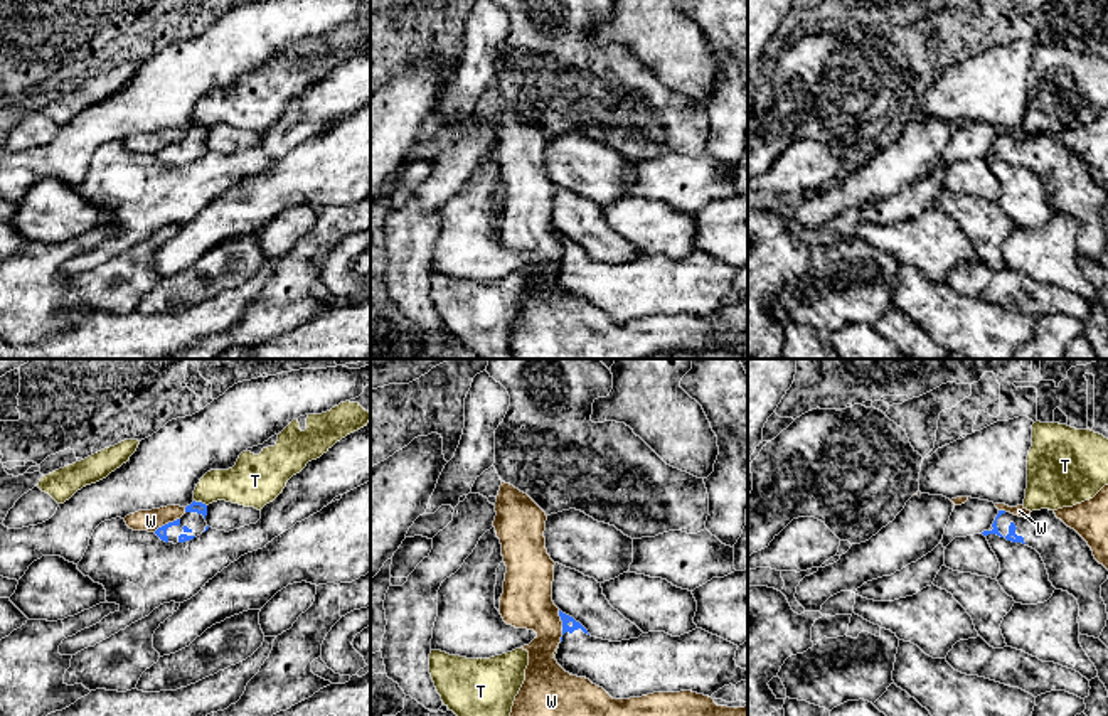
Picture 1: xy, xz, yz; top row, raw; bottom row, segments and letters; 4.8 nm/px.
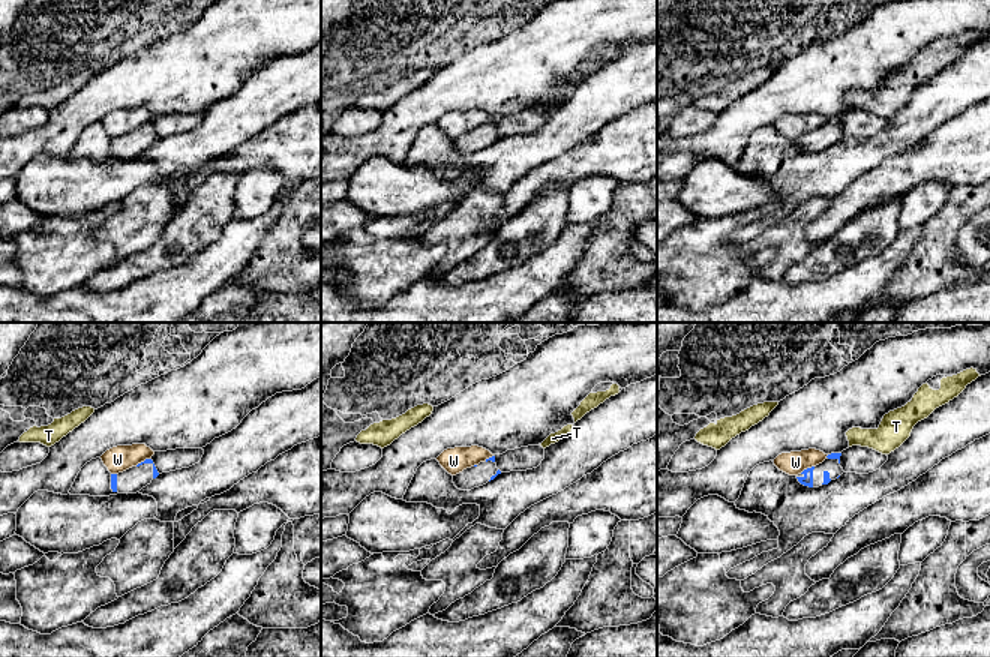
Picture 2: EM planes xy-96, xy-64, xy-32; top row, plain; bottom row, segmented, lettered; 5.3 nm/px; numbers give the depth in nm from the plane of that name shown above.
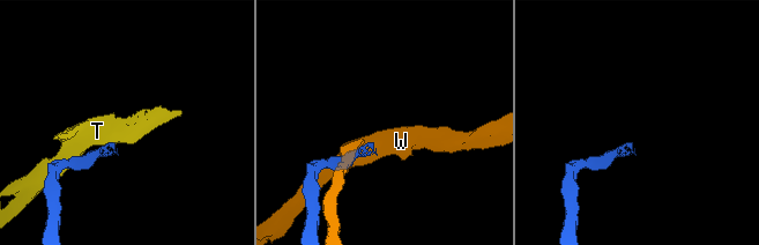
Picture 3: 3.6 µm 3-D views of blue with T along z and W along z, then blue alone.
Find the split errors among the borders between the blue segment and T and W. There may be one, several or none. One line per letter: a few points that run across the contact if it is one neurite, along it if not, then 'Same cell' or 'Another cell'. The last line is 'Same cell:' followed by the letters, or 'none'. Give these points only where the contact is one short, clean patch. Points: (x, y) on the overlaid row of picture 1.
T: Line: xy (194, 499), (206, 506). Another cell
W: Another cell
Same cell: none

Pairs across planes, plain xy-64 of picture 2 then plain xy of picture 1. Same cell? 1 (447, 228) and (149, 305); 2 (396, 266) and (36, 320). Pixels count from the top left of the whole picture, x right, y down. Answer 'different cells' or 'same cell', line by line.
1: different cells
2: same cell

